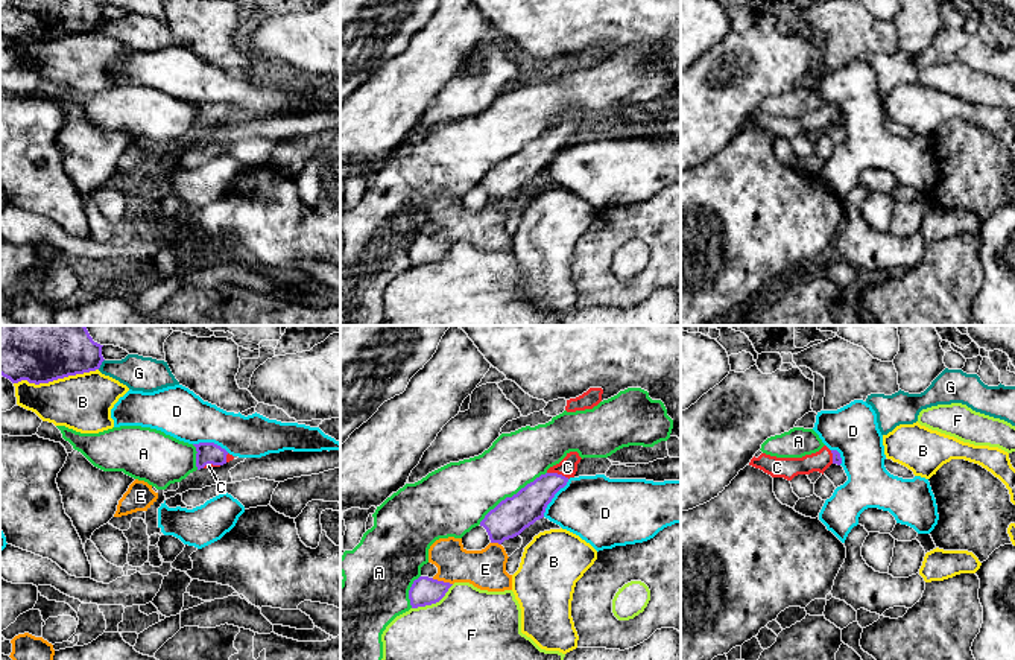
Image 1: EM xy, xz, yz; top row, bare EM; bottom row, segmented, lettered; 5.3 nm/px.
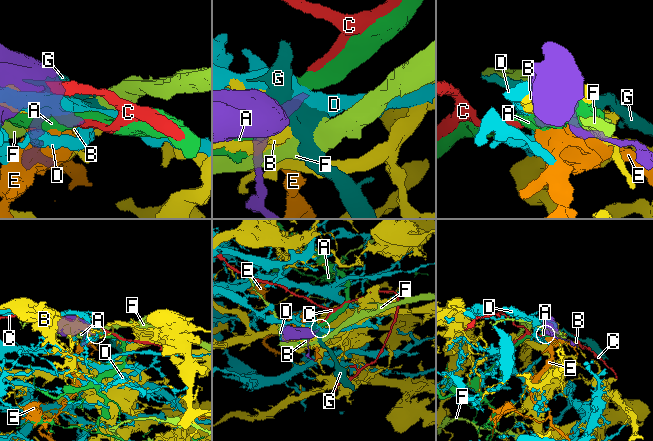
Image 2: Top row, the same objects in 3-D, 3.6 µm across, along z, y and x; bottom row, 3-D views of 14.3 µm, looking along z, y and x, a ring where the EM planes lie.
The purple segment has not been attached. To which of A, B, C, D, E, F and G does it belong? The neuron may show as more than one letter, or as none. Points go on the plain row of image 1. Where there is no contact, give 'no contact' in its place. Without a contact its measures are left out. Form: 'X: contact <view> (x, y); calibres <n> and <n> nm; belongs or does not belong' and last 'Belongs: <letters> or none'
A: contact xz (512, 155); calibres 190 and 320 nm; does not belong
B: contact xy (55, 38); calibres 220 and 300 nm; does not belong
C: contact xz (556, 133); calibres 180 and 100 nm; belongs
D: contact xz (553, 155); calibres 190 and 340 nm; does not belong
E: contact xz (442, 241); calibres 150 and 220 nm; does not belong
F: contact xz (433, 262); calibres 150 and 500 nm; does not belong
G: contact xy (101, 23); calibres 200 and 180 nm; does not belong
Belongs: C

